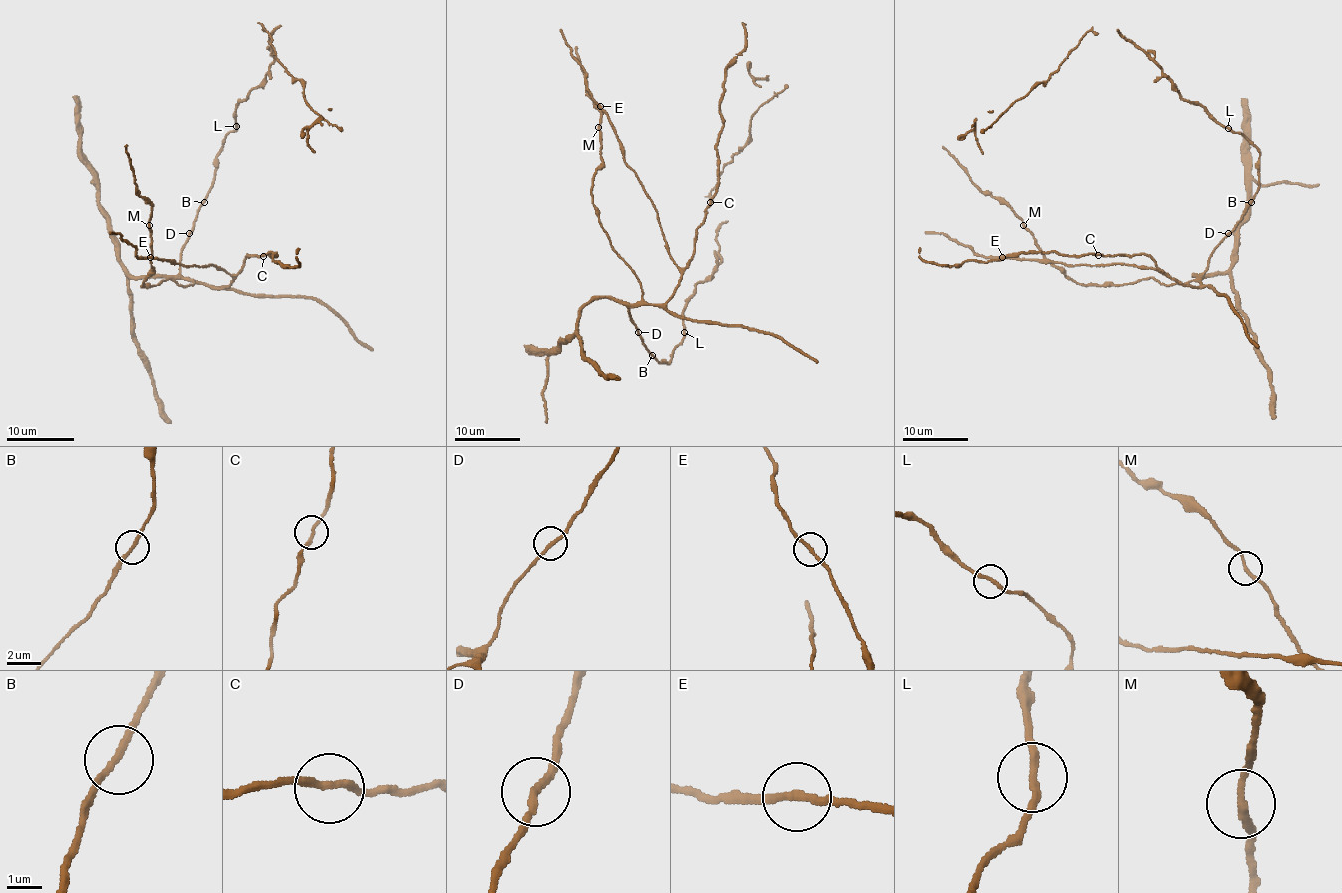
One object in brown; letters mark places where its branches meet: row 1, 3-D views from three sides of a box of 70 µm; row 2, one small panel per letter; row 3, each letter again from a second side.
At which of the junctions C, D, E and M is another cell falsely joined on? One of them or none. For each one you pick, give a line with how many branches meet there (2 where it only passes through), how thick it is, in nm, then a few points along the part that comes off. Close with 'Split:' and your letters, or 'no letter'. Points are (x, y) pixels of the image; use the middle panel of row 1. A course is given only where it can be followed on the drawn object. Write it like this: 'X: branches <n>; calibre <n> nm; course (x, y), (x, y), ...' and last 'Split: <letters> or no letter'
Split: no letter

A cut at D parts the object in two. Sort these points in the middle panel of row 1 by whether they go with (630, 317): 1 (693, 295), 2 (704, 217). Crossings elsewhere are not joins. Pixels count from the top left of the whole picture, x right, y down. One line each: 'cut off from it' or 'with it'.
1: cut off from it
2: with it

